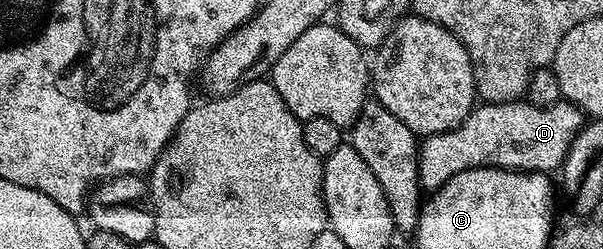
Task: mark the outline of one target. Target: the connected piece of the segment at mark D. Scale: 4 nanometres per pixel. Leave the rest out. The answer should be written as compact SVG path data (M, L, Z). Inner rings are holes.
M528 99L507 101L506 103L480 103L471 109L454 127L445 133L434 133L425 136L419 142L420 158L418 159L418 175L420 188L424 191L435 191L454 175L467 169L515 169L522 173L547 173L559 170L568 154L572 141L586 124L586 114L583 109L572 105L569 101L559 100L554 105L537 105Z

